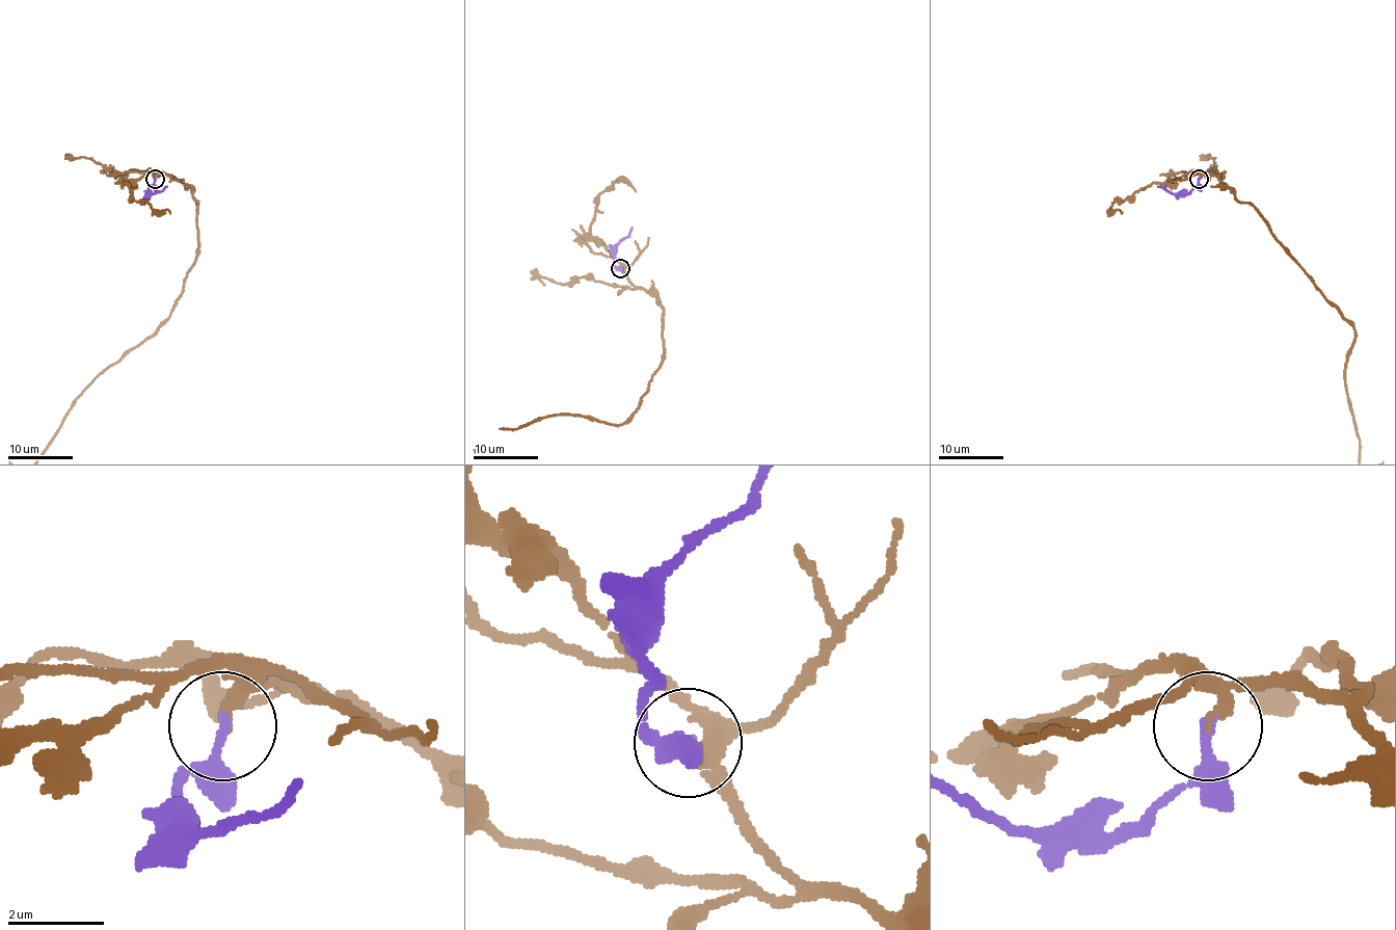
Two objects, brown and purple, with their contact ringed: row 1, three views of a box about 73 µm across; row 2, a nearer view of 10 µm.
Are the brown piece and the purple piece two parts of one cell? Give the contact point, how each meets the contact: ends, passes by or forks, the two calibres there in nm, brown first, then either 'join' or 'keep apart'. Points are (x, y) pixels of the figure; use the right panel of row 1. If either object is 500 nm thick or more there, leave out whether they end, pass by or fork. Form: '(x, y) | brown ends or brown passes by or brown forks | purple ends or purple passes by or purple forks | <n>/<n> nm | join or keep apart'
(1199, 179) | brown passes by | purple ends | 180/280 nm | join

